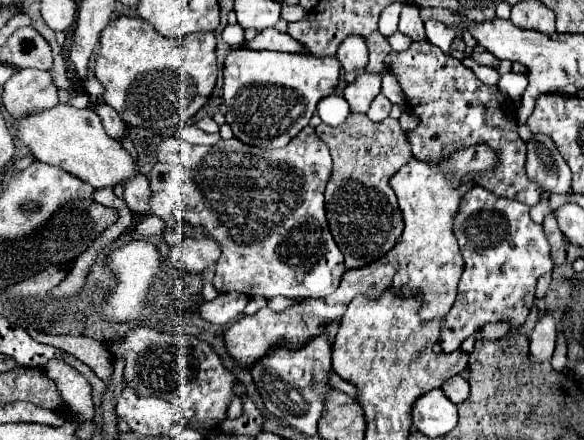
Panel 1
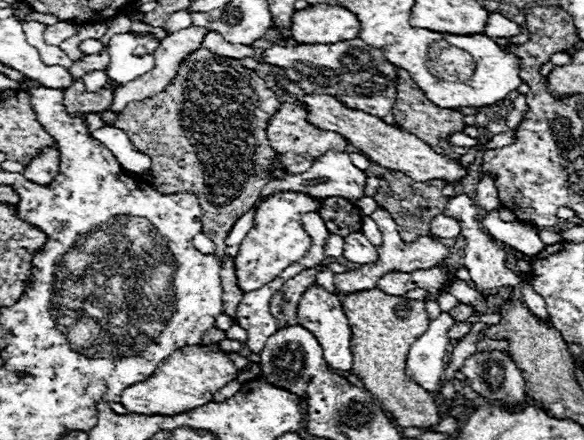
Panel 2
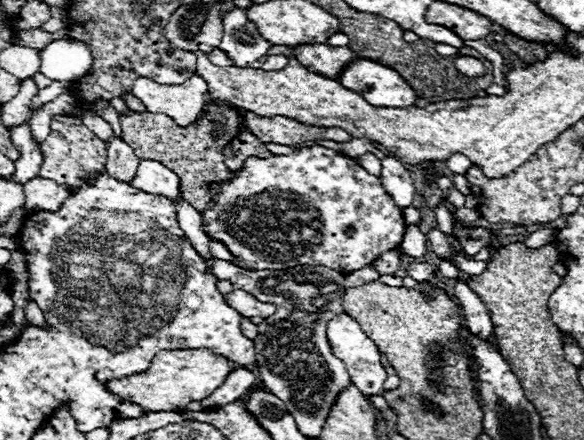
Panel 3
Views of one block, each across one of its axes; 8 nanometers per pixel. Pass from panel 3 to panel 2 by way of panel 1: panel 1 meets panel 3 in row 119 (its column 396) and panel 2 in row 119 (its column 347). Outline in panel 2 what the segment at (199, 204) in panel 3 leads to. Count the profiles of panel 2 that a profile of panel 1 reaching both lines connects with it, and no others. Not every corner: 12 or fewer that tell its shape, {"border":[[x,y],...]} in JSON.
{"border":[[190,54],[170,88],[118,116],[152,186],[194,192],[224,238],[282,170],[280,98],[240,60]]}

